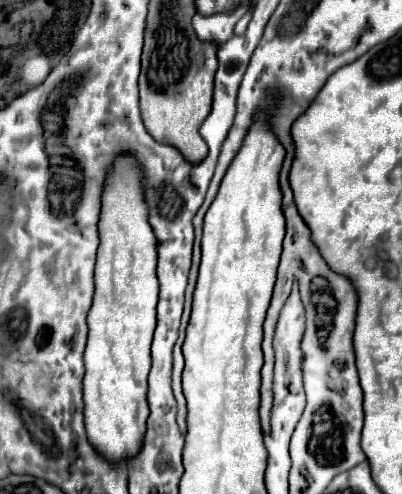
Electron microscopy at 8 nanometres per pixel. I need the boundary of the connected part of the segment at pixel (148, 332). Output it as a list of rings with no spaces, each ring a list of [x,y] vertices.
[[[122,156],[106,180],[102,194],[100,214],[100,248],[96,262],[96,292],[94,304],[88,312],[88,346],[84,352],[86,376],[84,376],[84,424],[86,436],[92,448],[110,464],[128,462],[140,454],[142,436],[146,436],[146,420],[150,406],[146,400],[148,372],[150,372],[150,344],[156,328],[156,302],[158,302],[158,280],[156,280],[156,236],[148,224],[148,206],[142,196],[142,172],[140,166],[130,158]]]

